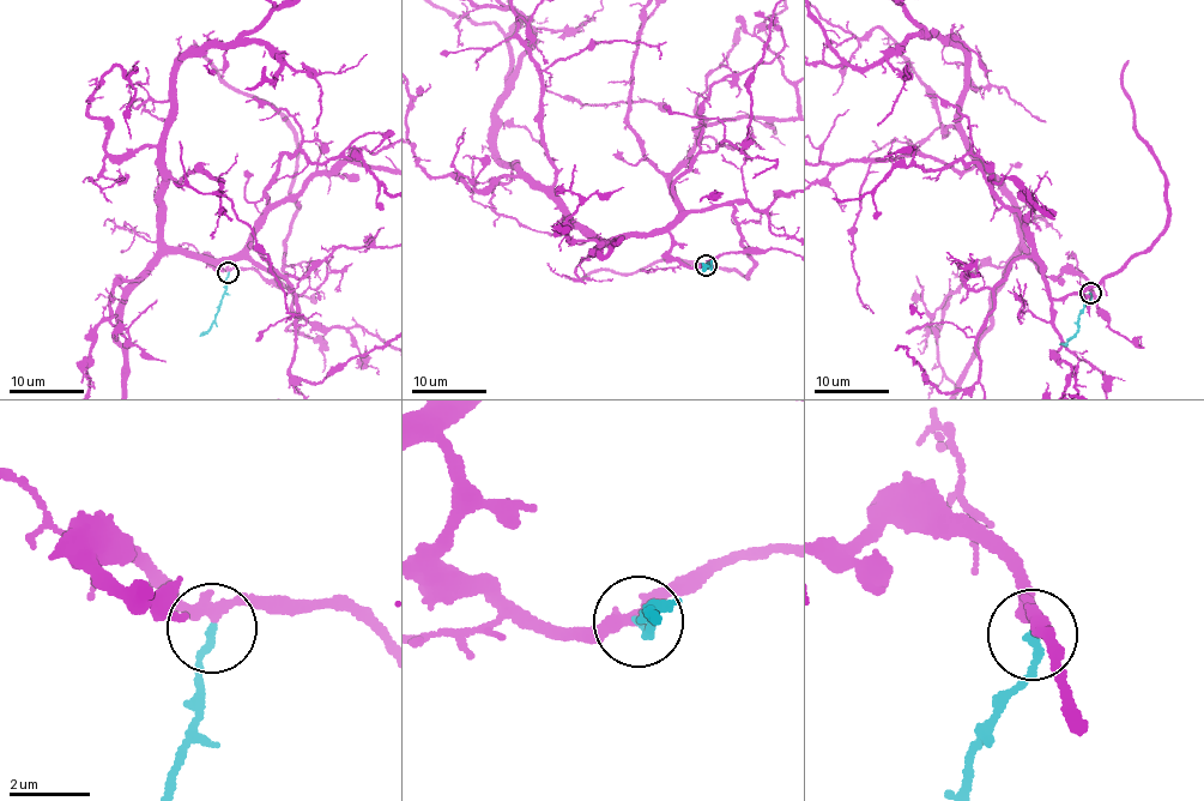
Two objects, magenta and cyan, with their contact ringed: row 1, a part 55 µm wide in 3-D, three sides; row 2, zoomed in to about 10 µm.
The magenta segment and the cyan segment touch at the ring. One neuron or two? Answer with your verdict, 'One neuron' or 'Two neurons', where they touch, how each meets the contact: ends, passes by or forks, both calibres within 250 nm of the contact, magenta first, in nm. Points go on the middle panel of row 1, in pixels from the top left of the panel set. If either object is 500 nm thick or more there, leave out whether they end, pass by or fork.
One neuron. Place: (706, 265). At the ring magenta passes by. At the ring cyan ends. Thickness 280 nm (magenta) against 200 nm

